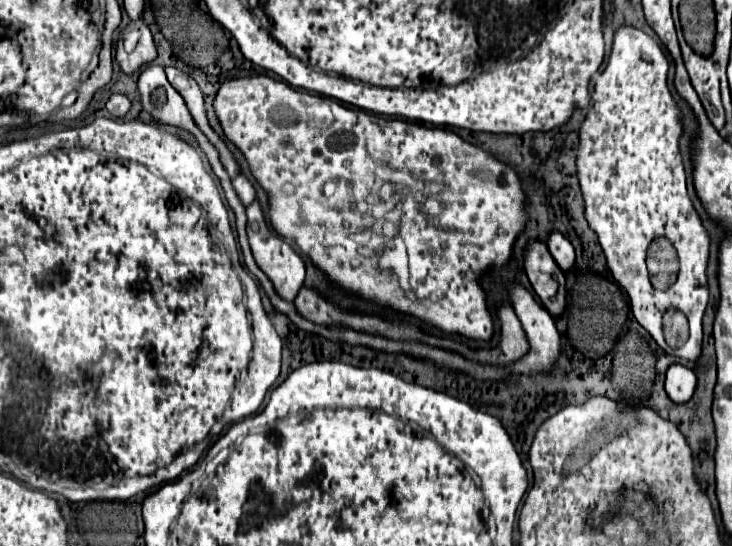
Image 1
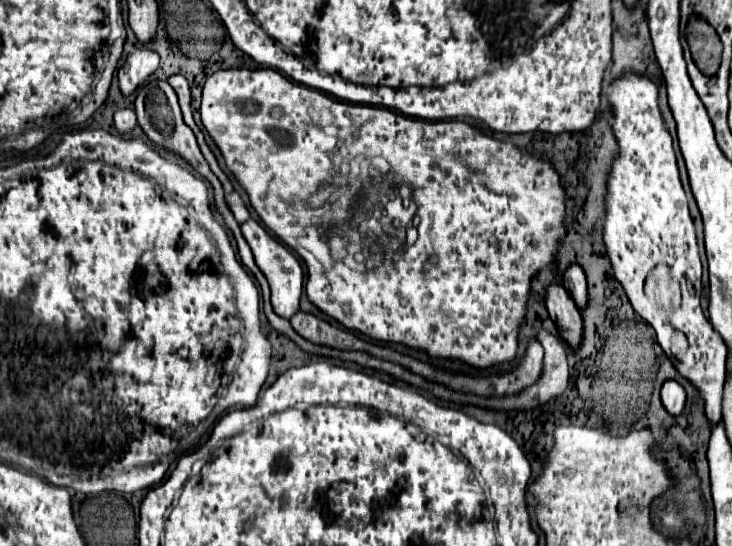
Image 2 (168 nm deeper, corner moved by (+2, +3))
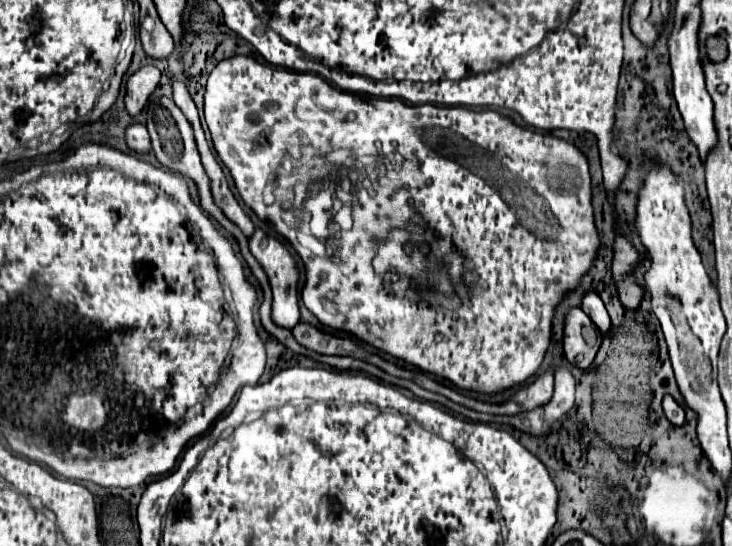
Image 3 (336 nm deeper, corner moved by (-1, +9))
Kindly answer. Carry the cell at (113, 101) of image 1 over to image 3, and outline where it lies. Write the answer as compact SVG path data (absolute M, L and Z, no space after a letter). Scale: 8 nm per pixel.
M138 121L128 125L126 127L126 143L136 153L148 153L150 151L150 137L148 137L146 127L142 123L138 123Z

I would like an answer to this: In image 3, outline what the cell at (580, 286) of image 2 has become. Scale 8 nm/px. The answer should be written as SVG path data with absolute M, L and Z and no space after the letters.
M586 291L584 293L584 297L582 297L582 311L596 323L596 327L604 333L604 331L608 331L608 327L610 327L610 317L608 317L608 313L606 313L606 307L604 307L604 303L602 303L602 299L600 299L600 295L596 293L596 291Z

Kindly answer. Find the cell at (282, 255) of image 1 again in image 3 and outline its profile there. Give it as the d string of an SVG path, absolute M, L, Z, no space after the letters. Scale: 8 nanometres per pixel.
M256 229L250 237L250 251L254 251L254 257L262 263L266 275L270 275L270 287L274 293L274 307L272 307L272 315L274 321L280 327L294 327L300 319L300 307L298 307L298 279L300 279L300 269L296 259L292 257L292 253L286 249L286 245L282 245L276 237L268 235L262 229Z

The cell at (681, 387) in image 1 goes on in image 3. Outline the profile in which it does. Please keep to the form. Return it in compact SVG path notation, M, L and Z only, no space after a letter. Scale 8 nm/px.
M672 395L664 397L662 407L664 407L664 413L666 413L666 417L672 425L682 425L684 423L684 409L676 403L676 399Z

